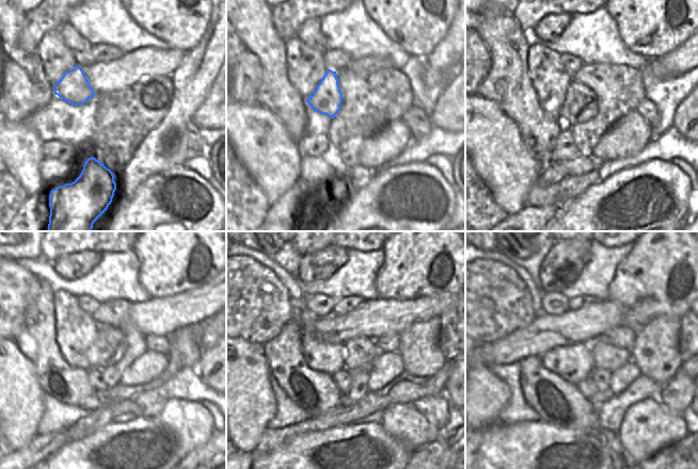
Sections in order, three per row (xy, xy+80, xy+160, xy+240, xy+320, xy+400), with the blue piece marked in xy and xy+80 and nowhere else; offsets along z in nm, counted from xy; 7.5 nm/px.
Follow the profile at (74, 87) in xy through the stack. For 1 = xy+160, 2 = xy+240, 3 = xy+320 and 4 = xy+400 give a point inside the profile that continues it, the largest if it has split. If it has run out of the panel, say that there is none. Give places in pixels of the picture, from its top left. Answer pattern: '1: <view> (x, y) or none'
1: xy+160 (580, 104)
2: xy+240 (110, 344)
3: xy+320 (360, 353)
4: xy+400 (605, 356)

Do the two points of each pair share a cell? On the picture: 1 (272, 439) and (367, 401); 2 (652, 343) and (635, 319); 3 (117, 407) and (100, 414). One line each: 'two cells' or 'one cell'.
1: one cell
2: two cells
3: two cells

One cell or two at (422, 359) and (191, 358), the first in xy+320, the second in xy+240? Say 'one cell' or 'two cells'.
one cell

